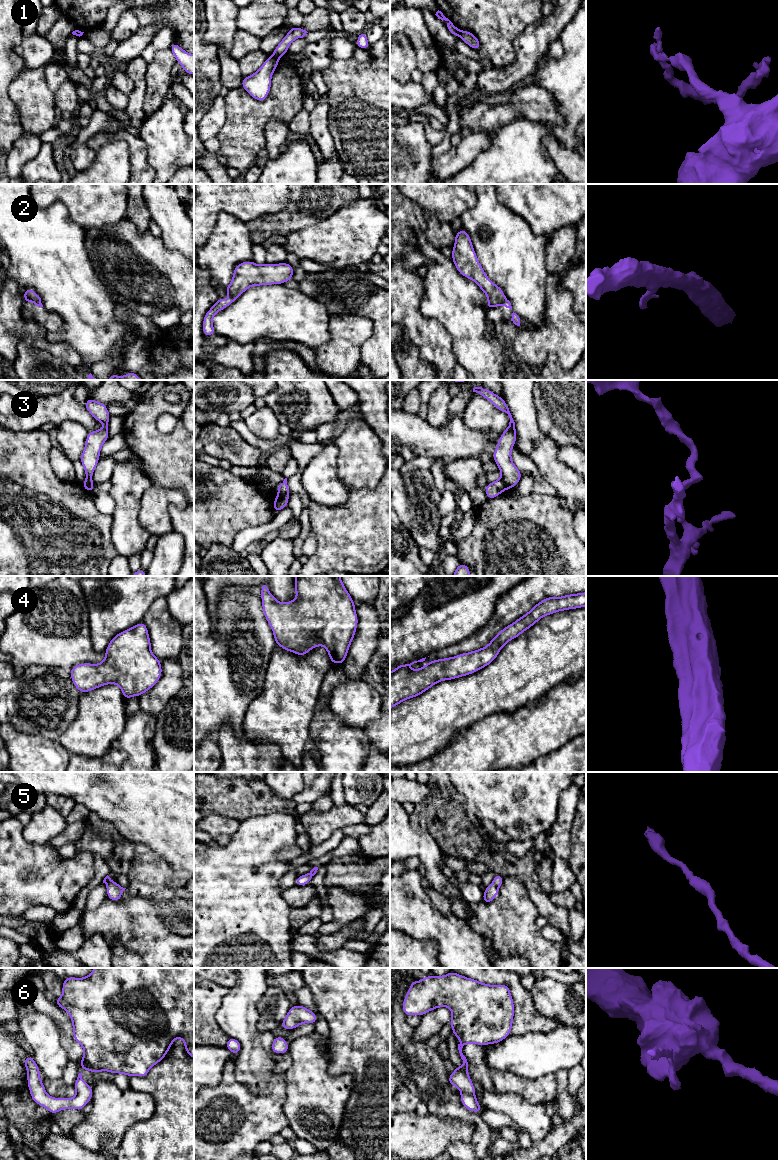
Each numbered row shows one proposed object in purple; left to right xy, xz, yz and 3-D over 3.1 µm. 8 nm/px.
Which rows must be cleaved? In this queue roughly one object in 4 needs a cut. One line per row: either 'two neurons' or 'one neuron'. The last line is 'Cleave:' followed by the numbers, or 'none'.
1: two neurons
2: two neurons
3: two neurons
4: one neuron
5: one neuron
6: one neuron
Cleave: 1, 2, 3

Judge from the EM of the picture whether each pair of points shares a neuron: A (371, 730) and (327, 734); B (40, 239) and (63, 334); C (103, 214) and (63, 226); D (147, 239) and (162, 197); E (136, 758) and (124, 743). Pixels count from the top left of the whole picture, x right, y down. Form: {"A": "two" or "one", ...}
{"A": "two", "B": "one", "C": "two", "D": "two", "E": "one"}

